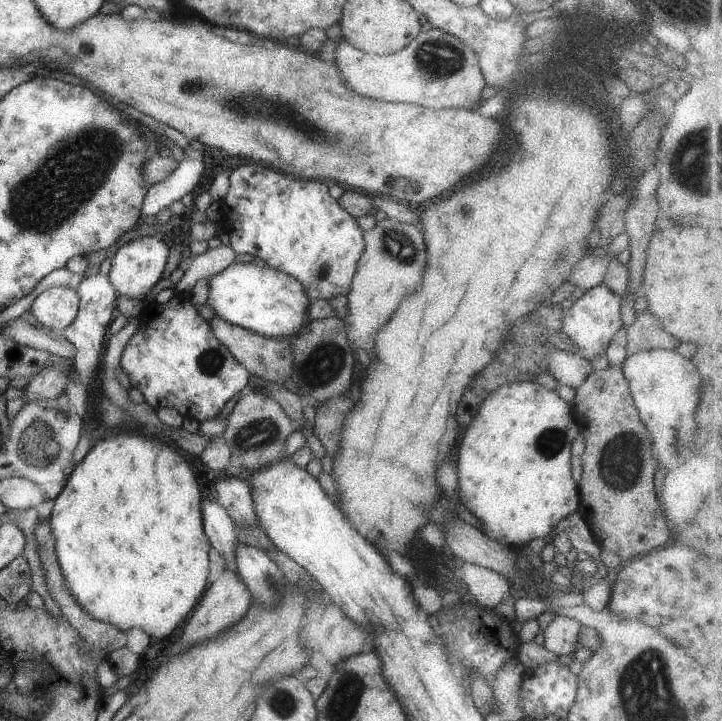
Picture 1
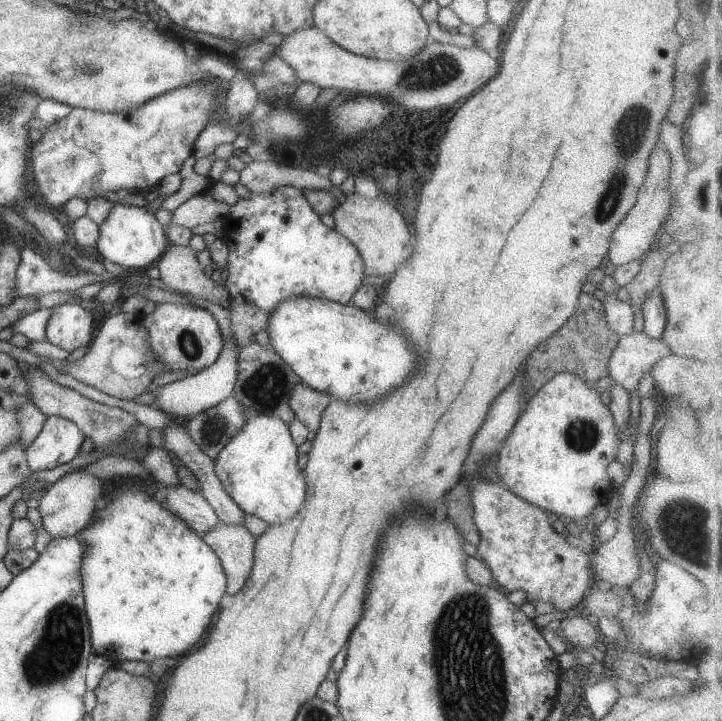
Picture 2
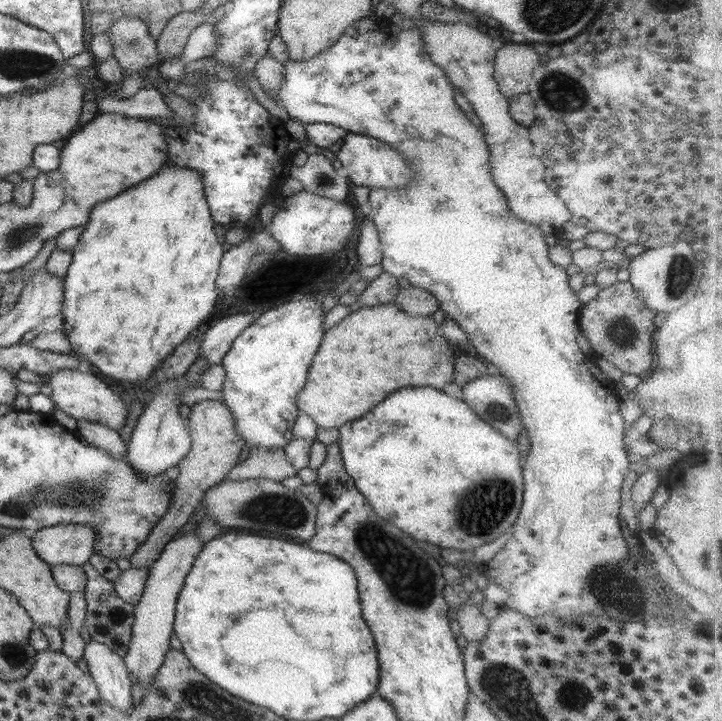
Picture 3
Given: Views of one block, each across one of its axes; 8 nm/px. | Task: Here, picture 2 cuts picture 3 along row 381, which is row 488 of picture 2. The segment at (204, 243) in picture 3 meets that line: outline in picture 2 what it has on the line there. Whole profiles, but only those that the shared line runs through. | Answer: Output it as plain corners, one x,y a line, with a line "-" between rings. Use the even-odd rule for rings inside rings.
133,487
128,488
128,490
120,489
112,494
112,502
107,504
100,514
94,514
94,520
77,533
77,540
87,547
81,559
79,574
94,654
107,657
114,666
117,666
123,660
137,660
150,663
155,659
162,658
162,656
180,656
180,654
188,652
188,648
194,646
200,640
200,636
210,626
210,620
213,620
212,616
220,606
220,599
226,593
227,579
222,564
214,550
203,540
202,536
193,532
183,519
180,519
172,511
167,510
154,497
148,496
144,490
138,490
138,488

